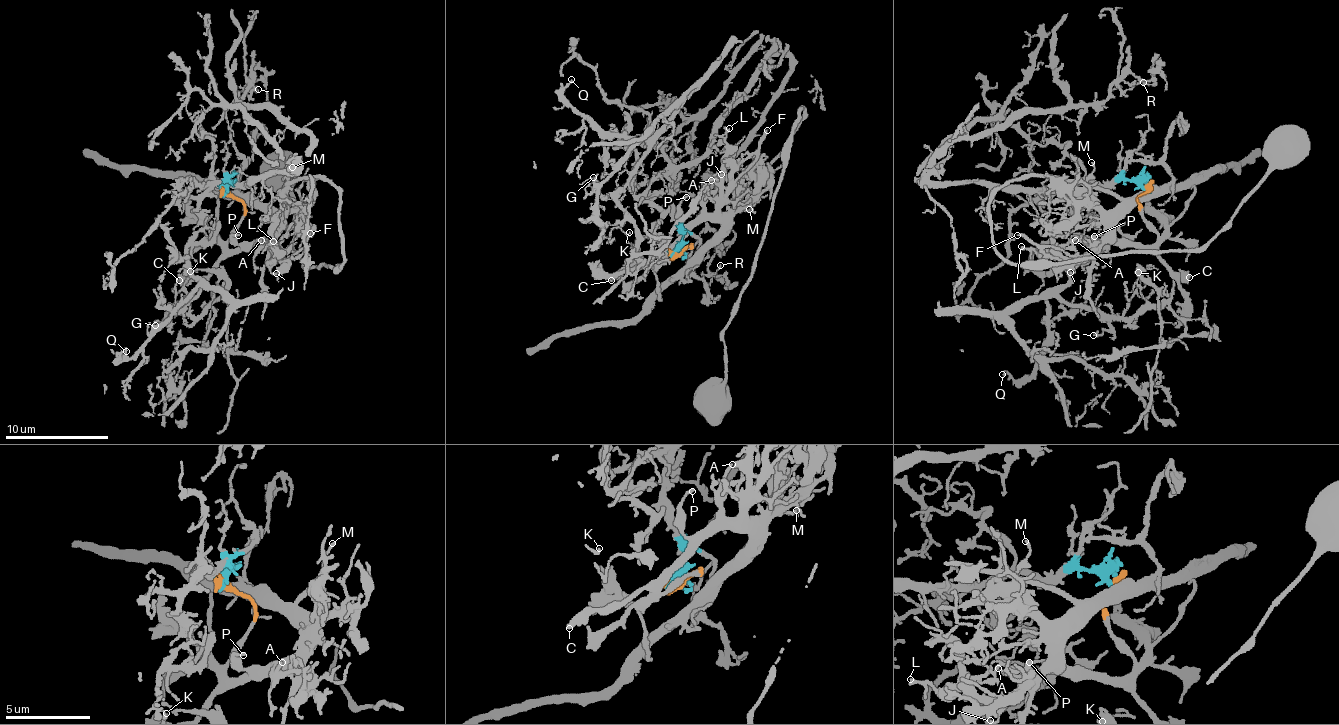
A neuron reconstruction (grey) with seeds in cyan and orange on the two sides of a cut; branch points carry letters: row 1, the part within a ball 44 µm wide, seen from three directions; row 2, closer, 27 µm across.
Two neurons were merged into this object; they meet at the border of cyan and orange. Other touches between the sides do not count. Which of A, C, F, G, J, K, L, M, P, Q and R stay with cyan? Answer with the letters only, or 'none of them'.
G, K, Q, R

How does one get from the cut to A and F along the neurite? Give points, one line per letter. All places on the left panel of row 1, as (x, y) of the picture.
A: (225, 192), (245, 204), (242, 219), (229, 239), (228, 249), (256, 244), (262, 240)
F: (225, 192), (245, 204), (242, 219), (229, 239), (228, 249), (268, 244), (284, 259), (305, 248), (311, 234)

